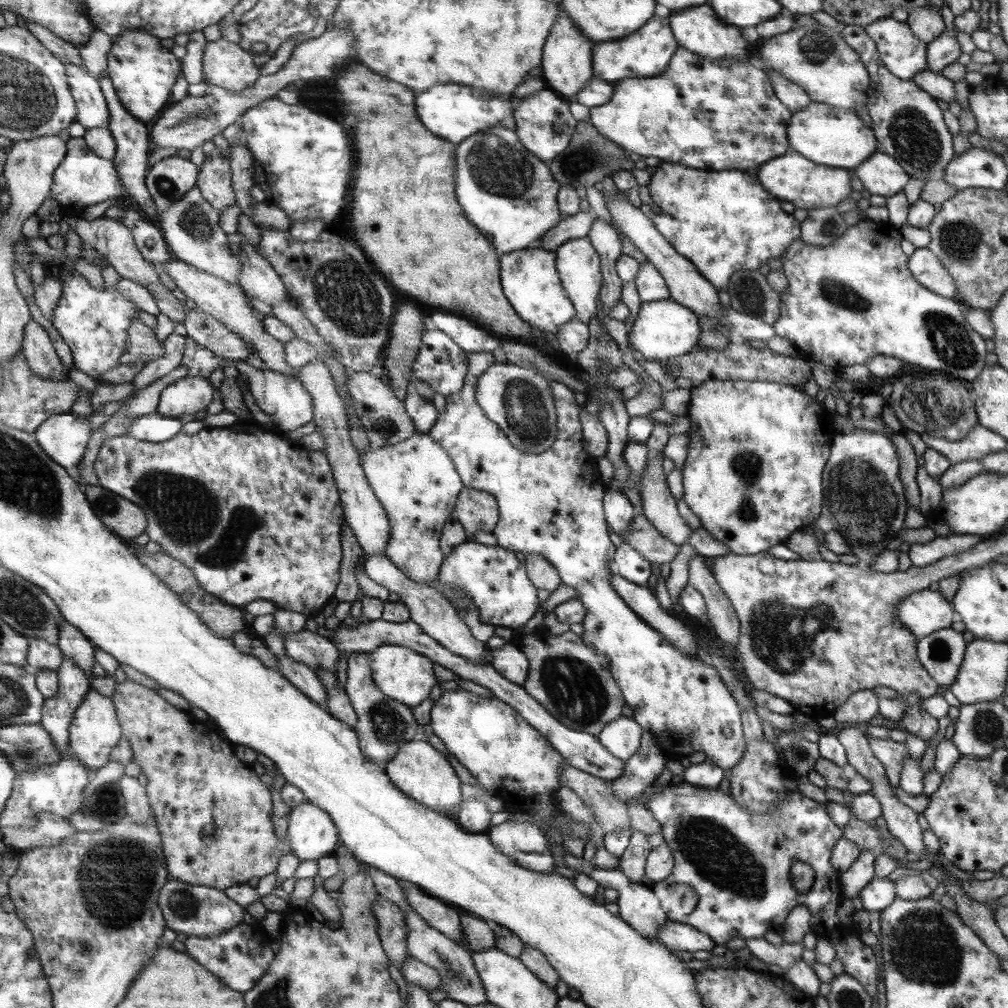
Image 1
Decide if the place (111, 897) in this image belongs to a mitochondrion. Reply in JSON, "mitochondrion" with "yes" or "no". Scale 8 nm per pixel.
{"mitochondrion":"yes"}

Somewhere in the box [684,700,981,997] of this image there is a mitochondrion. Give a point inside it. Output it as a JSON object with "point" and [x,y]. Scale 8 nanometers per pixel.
{"point":[923,946]}

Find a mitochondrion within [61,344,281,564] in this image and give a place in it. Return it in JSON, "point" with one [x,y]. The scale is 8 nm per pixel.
{"point":[104,505]}

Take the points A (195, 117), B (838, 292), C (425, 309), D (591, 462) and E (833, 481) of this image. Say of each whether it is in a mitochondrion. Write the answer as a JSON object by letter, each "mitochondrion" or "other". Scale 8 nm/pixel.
{"A":"mitochondrion","B":"mitochondrion","C":"other","D":"other","E":"mitochondrion"}

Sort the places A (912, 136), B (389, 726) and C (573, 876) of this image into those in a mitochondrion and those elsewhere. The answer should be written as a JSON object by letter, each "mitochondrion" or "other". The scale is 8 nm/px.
{"A":"mitochondrion","B":"mitochondrion","C":"other"}

